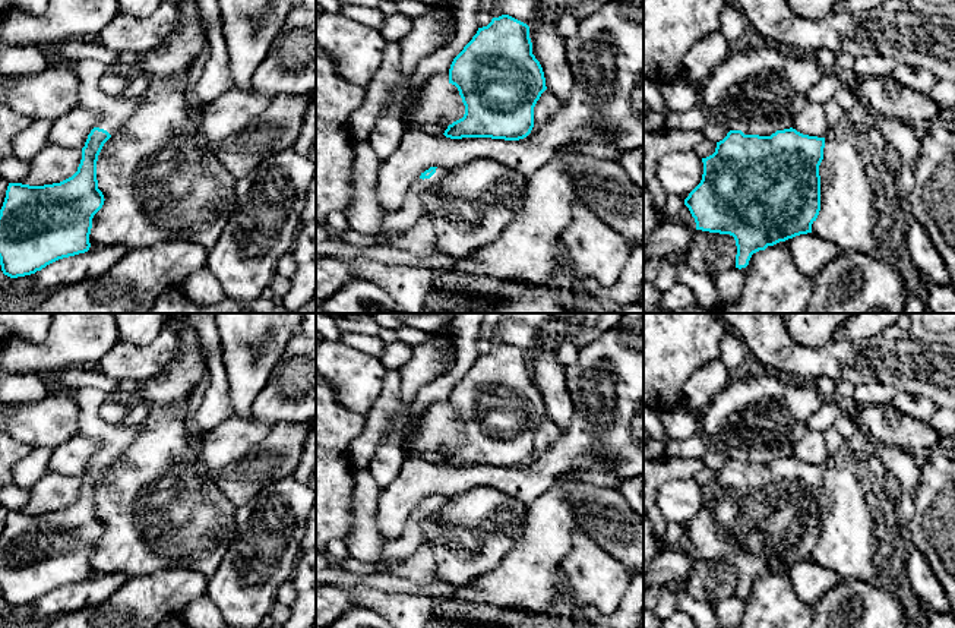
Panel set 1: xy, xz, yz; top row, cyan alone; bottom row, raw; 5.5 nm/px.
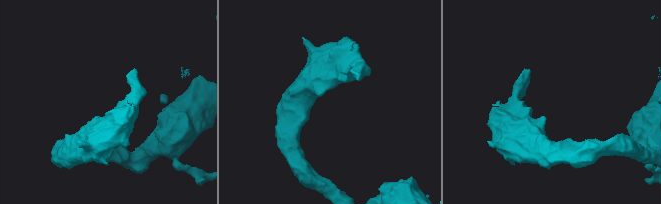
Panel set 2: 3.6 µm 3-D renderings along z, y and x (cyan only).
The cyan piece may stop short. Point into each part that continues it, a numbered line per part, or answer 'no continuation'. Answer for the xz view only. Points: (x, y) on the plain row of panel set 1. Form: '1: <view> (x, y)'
1: xz (397, 551)

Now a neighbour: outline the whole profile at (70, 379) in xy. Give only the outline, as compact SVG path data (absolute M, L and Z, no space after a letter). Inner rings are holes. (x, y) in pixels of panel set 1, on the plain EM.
M72 366L54 375L60 394L75 394L79 388L95 388L107 395L116 395L118 389L117 379L105 376L97 367Z

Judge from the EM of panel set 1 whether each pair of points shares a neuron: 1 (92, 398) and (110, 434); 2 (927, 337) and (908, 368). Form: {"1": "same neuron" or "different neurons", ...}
{"1": "same neuron", "2": "different neurons"}

